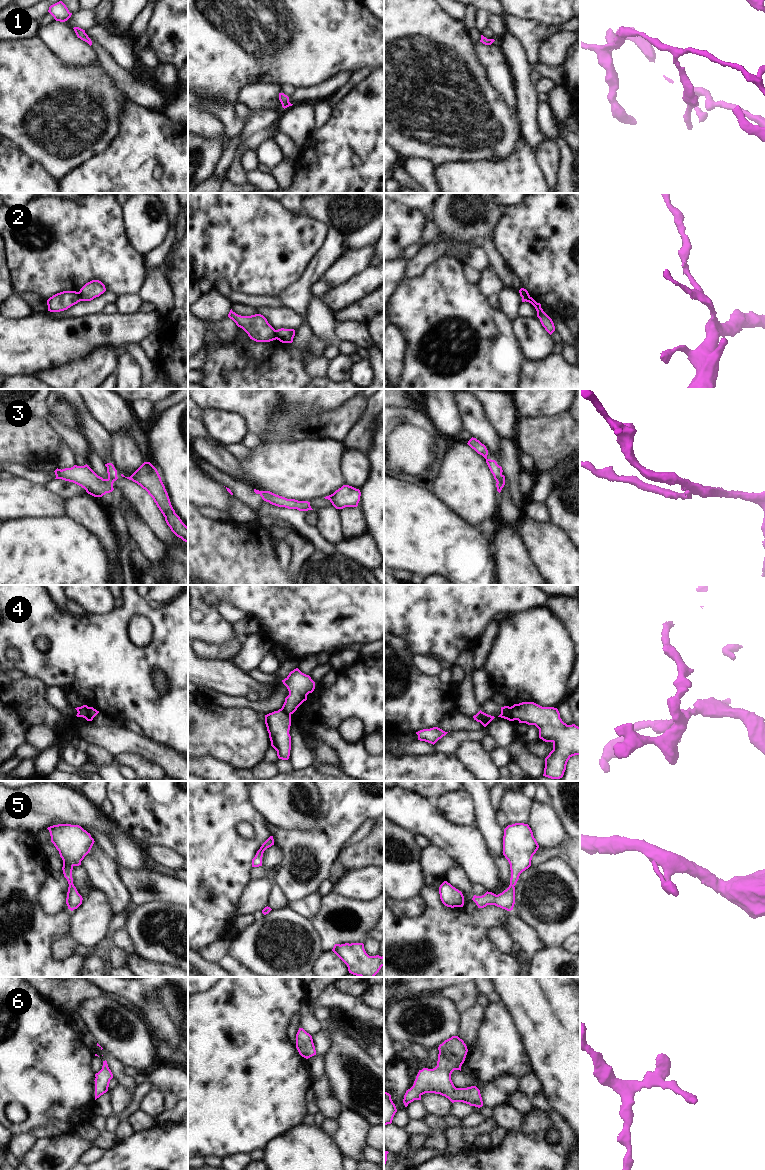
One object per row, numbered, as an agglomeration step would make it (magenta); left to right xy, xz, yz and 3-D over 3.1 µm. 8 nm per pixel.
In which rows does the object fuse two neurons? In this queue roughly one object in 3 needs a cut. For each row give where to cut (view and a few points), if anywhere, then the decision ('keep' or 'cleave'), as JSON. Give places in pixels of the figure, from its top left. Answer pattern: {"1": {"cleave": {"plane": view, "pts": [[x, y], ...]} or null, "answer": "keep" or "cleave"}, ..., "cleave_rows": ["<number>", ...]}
{"1": {"cleave": null, "answer": "keep"}, "2": {"cleave": {"plane": "xy", "pts": [[77, 292], [82, 300]]}, "answer": "cleave"}, "3": {"cleave": {"plane": "yz", "pts": [[504, 481], [497, 482]]}, "answer": "cleave"}, "4": {"cleave": {"plane": "yz", "pts": [[509, 707], [512, 720]]}, "answer": "cleave"}, "5": {"cleave": null, "answer": "keep"}, "6": {"cleave": null, "answer": "keep"}, "cleave_rows": ["2", "3", "4"]}

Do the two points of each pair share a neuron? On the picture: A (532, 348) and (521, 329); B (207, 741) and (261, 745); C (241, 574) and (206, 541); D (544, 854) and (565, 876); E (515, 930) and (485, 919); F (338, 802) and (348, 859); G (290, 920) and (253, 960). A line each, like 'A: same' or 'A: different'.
A: same
B: same
C: same
D: different
E: different
F: different
G: same

